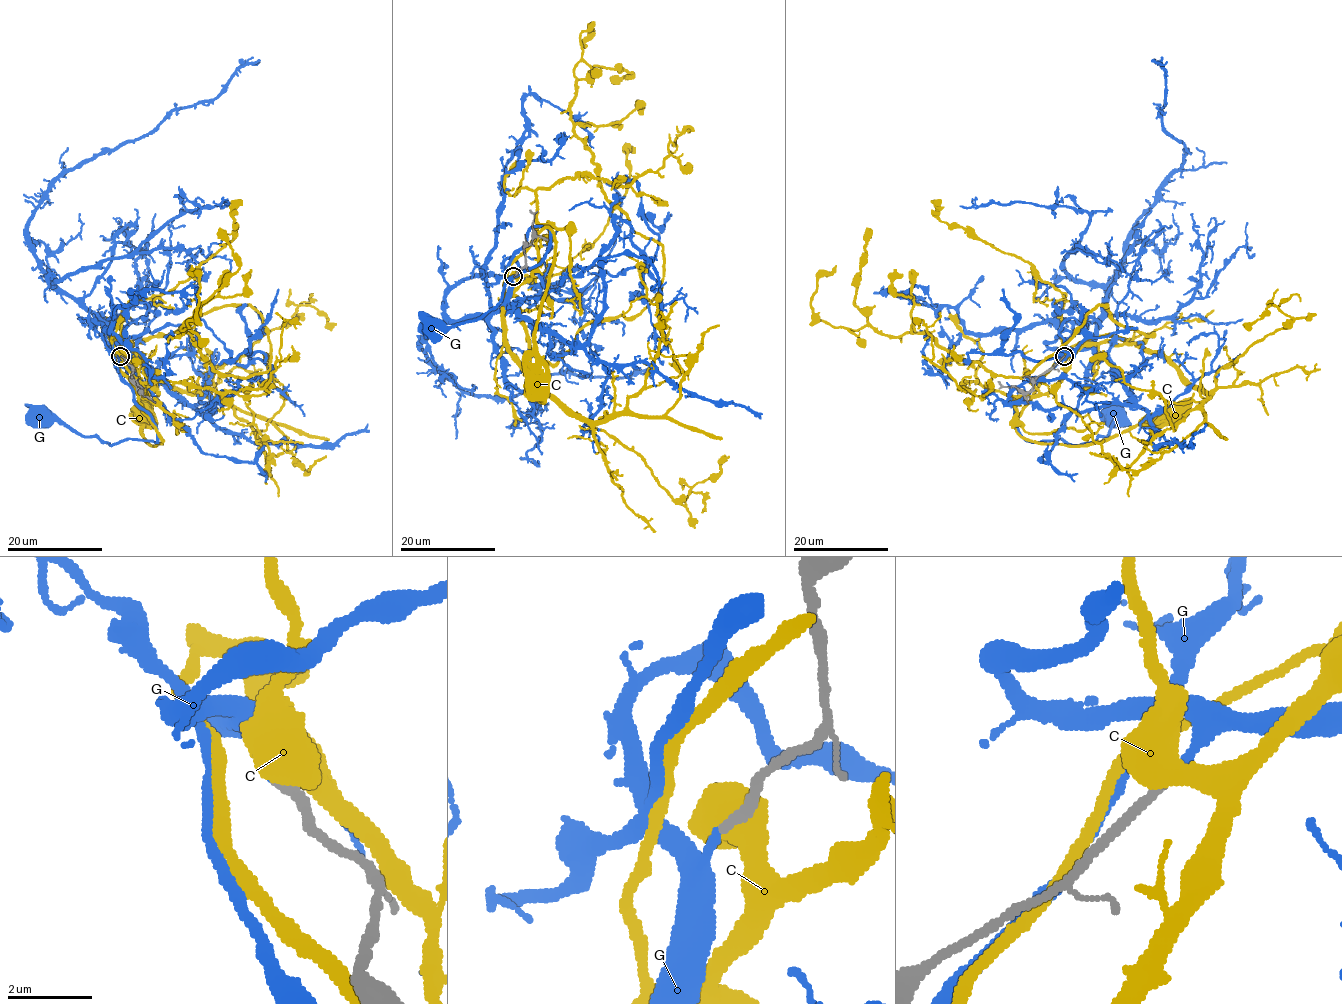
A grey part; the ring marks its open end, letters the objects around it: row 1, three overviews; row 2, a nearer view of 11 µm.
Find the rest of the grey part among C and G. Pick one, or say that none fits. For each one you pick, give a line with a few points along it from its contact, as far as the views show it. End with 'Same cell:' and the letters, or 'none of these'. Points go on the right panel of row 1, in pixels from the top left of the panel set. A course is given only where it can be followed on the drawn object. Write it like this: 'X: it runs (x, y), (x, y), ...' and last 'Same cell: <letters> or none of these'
G: it runs (1064, 356), (1067, 350), (1014, 407), (1018, 432), (1030, 442), (1086, 444), (1106, 436), (1122, 420), (1118, 418)
Same cell: G

